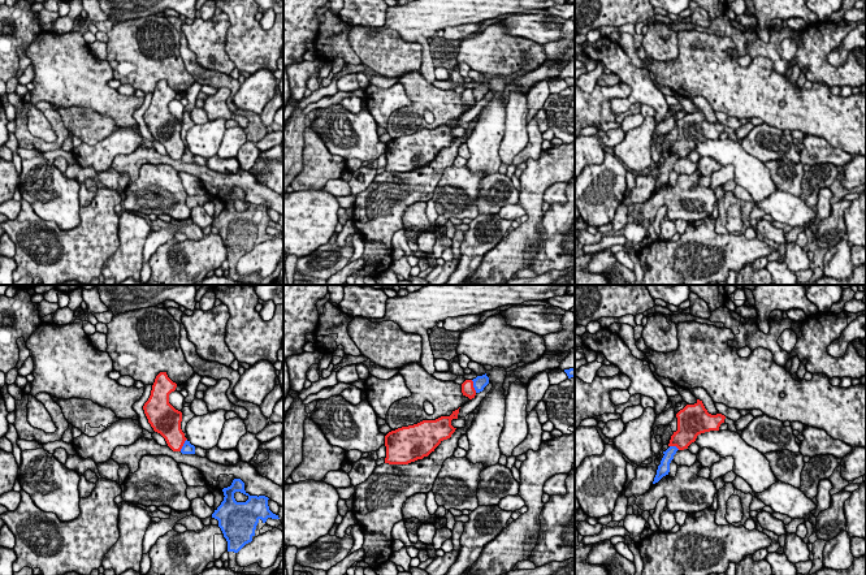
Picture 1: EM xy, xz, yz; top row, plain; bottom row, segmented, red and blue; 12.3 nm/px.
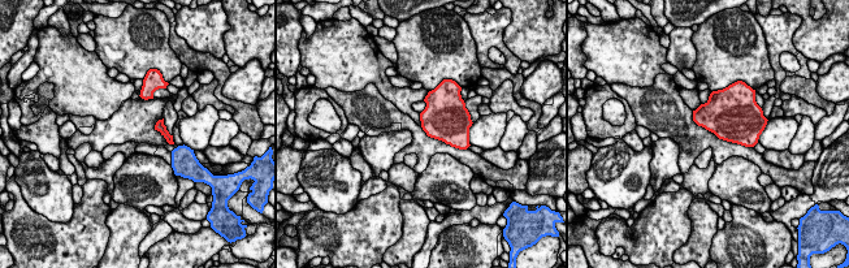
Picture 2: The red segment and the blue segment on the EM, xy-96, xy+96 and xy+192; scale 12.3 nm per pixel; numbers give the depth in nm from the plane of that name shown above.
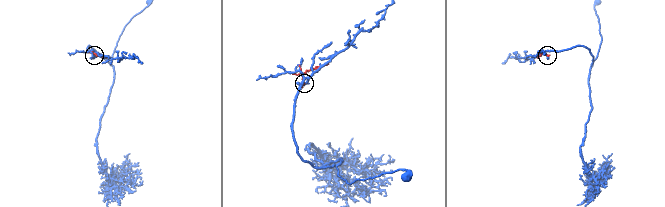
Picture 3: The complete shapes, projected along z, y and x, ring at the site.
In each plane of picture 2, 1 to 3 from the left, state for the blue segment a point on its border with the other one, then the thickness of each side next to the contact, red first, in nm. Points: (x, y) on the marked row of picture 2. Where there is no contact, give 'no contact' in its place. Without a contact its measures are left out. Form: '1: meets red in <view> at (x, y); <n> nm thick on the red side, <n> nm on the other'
1: no contact
2: no contact
3: no contact

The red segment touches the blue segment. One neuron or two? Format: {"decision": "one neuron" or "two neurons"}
{"decision": "two neurons"}

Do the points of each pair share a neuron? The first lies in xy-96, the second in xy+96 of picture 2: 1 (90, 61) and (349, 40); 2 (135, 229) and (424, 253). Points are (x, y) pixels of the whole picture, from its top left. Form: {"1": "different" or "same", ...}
{"1": "same", "2": "different"}

